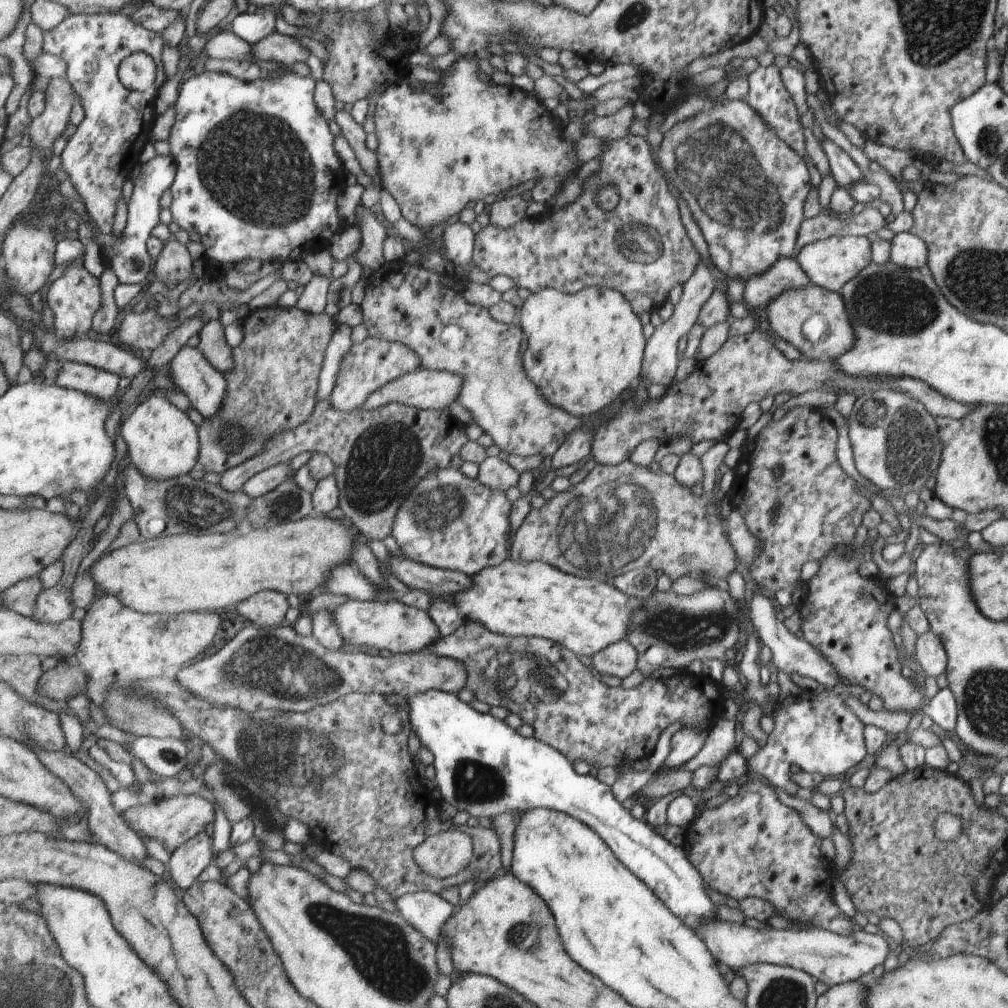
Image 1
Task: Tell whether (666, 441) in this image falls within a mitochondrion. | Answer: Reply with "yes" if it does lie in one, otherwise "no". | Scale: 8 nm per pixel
no

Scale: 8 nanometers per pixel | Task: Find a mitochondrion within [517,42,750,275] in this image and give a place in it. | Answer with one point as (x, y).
(637, 240)

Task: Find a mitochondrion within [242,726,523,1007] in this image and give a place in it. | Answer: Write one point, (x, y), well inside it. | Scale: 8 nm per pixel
(379, 949)

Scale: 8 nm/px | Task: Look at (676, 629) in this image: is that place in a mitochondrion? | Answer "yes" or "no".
yes

